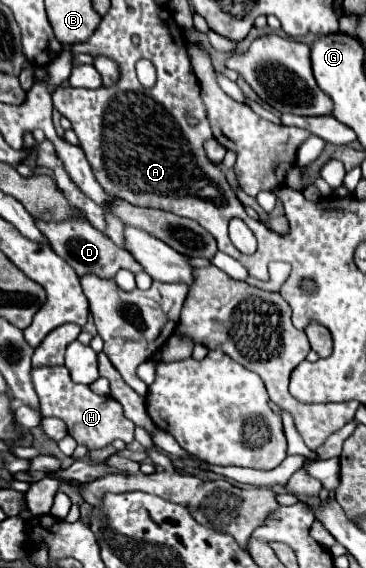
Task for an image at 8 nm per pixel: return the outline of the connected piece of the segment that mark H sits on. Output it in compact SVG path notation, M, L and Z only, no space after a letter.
M39 367L33 369L33 385L41 401L43 417L57 417L65 421L69 435L77 441L77 445L85 445L91 449L101 449L111 445L115 439L131 443L135 437L135 425L123 415L123 407L113 397L95 395L87 385L75 385L69 379L69 371L65 367Z

